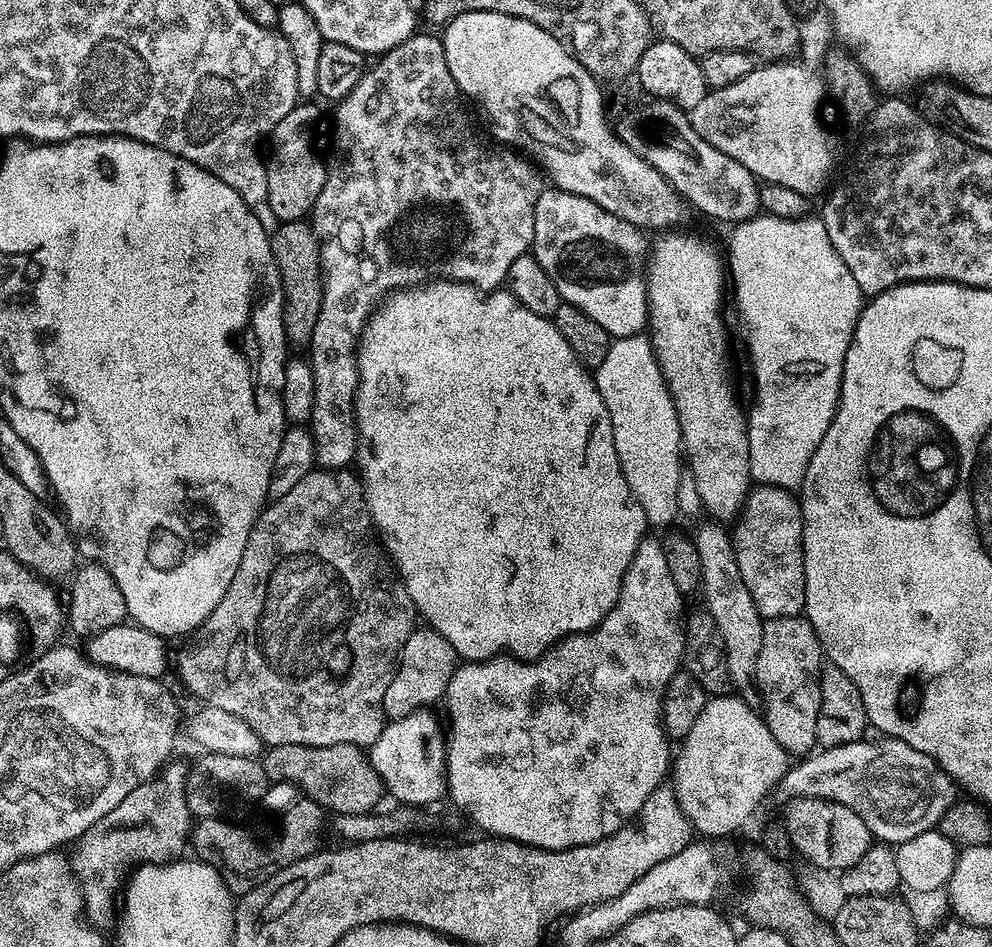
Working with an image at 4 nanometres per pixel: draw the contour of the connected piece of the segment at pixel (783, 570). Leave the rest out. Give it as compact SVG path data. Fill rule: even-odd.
M757 483L744 497L734 523L730 528L734 558L761 617L801 615L806 598L806 574L804 515L799 499L789 489Z

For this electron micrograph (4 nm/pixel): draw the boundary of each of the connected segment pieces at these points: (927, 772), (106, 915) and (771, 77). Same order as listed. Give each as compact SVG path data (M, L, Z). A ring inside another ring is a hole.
M885 737L876 743L859 740L803 757L789 767L776 787L766 795L763 805L782 808L795 797L838 802L858 814L877 841L898 846L935 829L957 796L958 789L952 779L929 755L900 739Z
M169 763L162 774L130 790L110 814L98 818L98 822L75 841L72 854L70 852L72 875L80 885L87 919L97 929L105 930L111 924L113 927L122 885L133 869L141 864L167 864L185 855L184 844L186 848L194 827L186 806L185 775L185 765Z
M768 62L753 67L752 72L746 74L746 78L738 78L734 86L708 91L698 109L698 136L714 146L714 150L722 150L722 154L734 158L734 162L742 162L742 166L746 166L746 170L750 170L757 181L787 186L789 190L798 190L798 194L809 198L815 198L816 195L819 197L829 183L828 171L832 168L832 148L820 125L820 116L816 113L820 108L820 99L825 99L825 96L826 89L821 77L803 63Z

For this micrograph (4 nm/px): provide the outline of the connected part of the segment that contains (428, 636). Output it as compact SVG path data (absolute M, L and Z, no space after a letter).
M430 626L417 627L410 638L406 638L400 651L400 663L396 665L396 673L384 699L385 717L405 716L432 705L430 703L439 696L441 699L447 693L448 683L457 667L456 651L450 646L450 642L446 642L442 633L435 632Z

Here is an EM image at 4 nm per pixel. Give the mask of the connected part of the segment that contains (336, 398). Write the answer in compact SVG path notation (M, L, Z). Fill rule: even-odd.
M413 34L406 42L399 44L397 48L392 48L389 52L383 53L377 59L380 61L373 68L371 65L365 71L364 77L358 82L358 86L354 86L354 90L350 90L350 94L346 94L346 98L342 98L335 105L336 121L332 124L332 157L327 157L326 167L328 173L326 174L326 182L322 186L322 194L318 194L318 202L313 206L310 217L316 241L320 243L320 271L324 282L322 310L318 310L318 322L314 326L314 334L310 345L310 353L312 352L310 363L314 374L314 410L310 421L310 431L313 445L316 447L314 460L320 468L348 468L356 459L358 443L356 435L356 387L360 381L360 375L356 369L356 345L377 301L395 290L409 288L433 278L460 280L463 284L472 284L481 290L499 289L508 279L508 271L514 262L514 258L525 255L532 247L534 210L538 206L538 198L541 192L546 187L541 173L521 153L497 142L495 139L489 138L487 135L484 137L480 133L479 126L472 121L472 116L468 113L469 105L466 103L460 87L454 82L454 74L450 74L450 66L446 66L443 39L439 35L420 35Z

